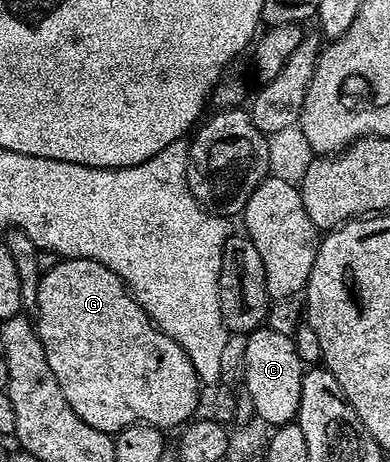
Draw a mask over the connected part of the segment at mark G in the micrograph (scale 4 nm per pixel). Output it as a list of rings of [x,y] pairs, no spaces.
[[[62,258],[59,266],[55,266],[55,270],[44,272],[39,282],[39,294],[37,295],[37,307],[35,309],[35,327],[37,336],[43,342],[47,362],[51,365],[51,374],[55,374],[55,382],[59,382],[59,390],[63,390],[63,398],[67,398],[67,402],[71,402],[71,410],[75,410],[75,414],[79,414],[79,418],[83,418],[83,422],[87,422],[87,426],[95,426],[95,430],[110,434],[115,434],[132,424],[153,424],[162,430],[170,430],[169,428],[177,430],[186,422],[194,419],[199,395],[199,383],[197,384],[199,373],[195,370],[195,366],[191,366],[191,358],[187,358],[184,350],[149,319],[148,314],[133,299],[123,281],[111,270],[107,270],[107,266],[103,266],[94,260]]]

